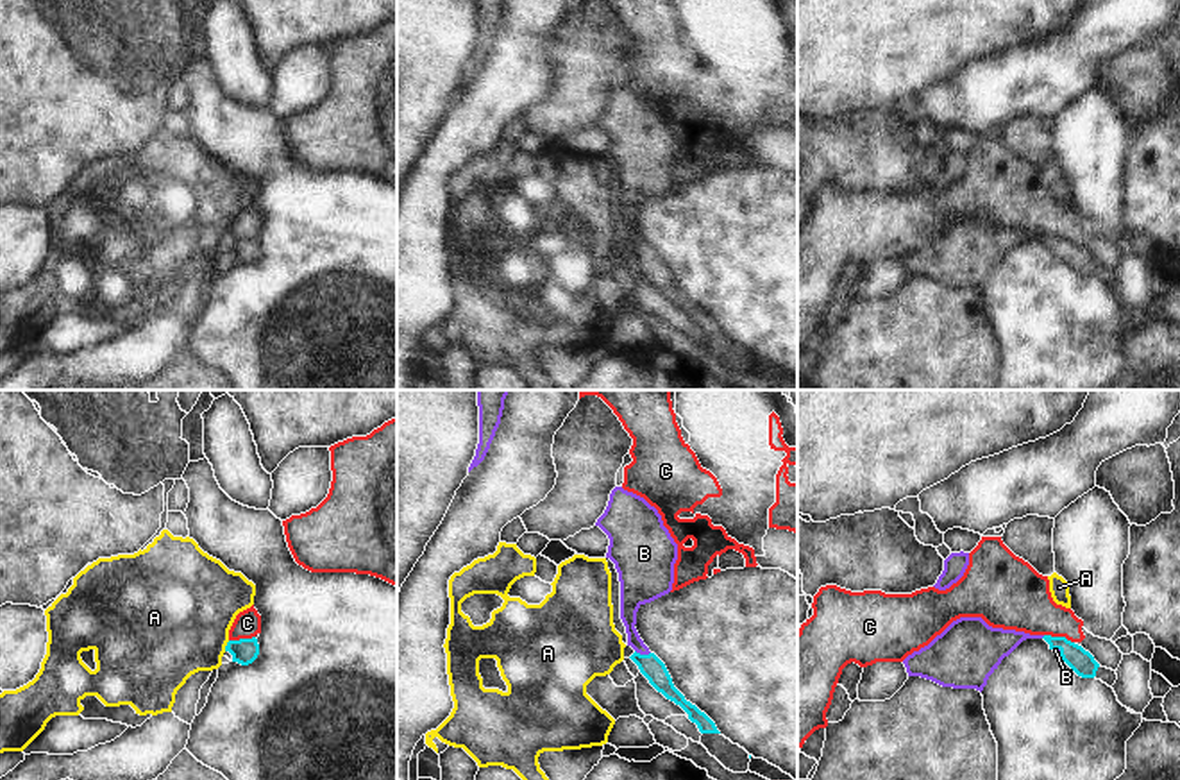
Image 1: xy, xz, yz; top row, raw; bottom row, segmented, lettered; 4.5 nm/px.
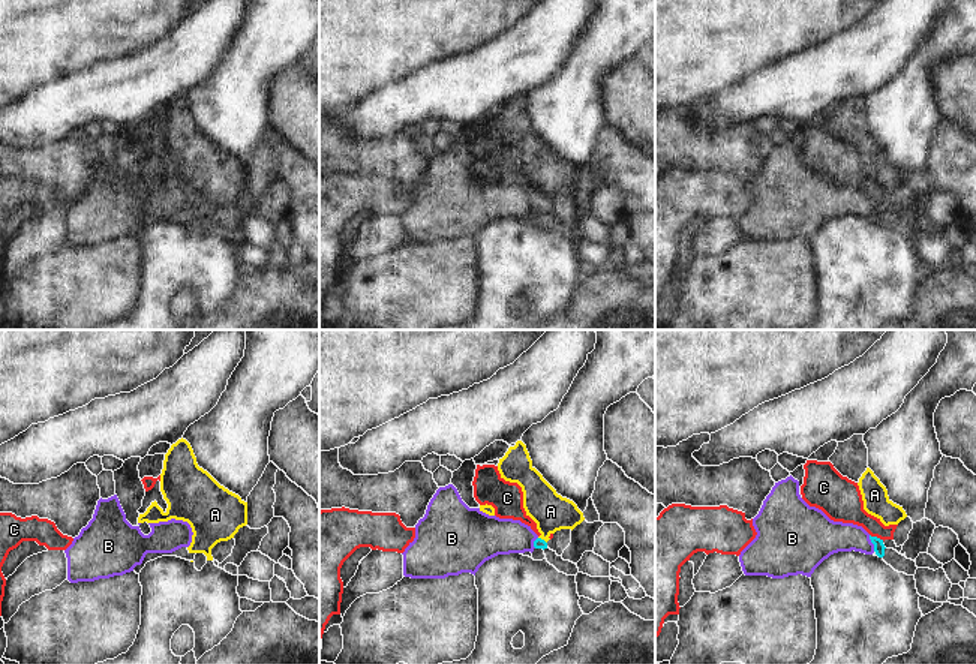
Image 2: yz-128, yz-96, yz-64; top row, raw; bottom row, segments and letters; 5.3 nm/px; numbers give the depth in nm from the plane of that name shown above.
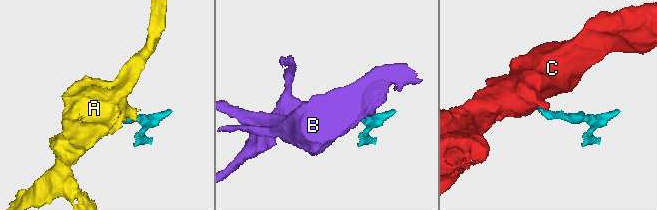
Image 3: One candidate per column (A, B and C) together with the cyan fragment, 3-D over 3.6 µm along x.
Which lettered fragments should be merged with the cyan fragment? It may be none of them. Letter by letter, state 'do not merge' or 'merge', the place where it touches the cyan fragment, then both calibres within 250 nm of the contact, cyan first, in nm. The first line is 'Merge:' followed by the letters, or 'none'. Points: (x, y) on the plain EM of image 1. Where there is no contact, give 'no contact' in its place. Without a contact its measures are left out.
Merge: B
A: do not merge; contact xy (226, 245); calibres 120 and 480 nm
B: merge; contact xz (642, 254); calibres 100 and 100 nm
C: do not merge; contact yz (1059, 237); calibres 110 and 280 nm

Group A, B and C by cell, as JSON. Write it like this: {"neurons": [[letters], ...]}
{"neurons": [["A"], ["B"], ["C"]]}

